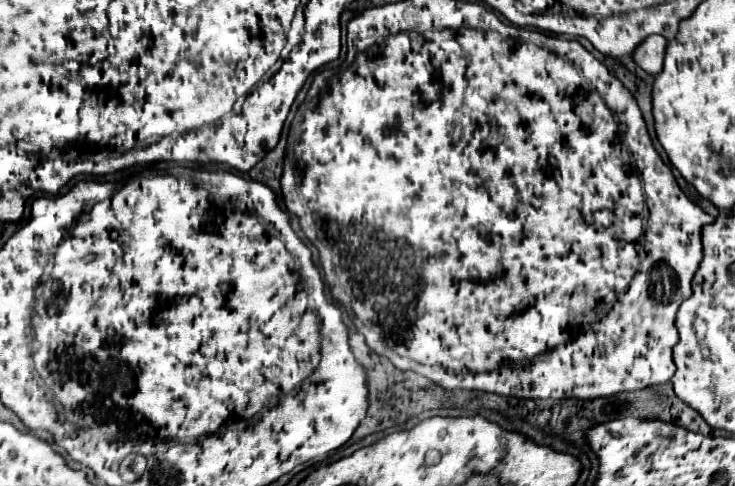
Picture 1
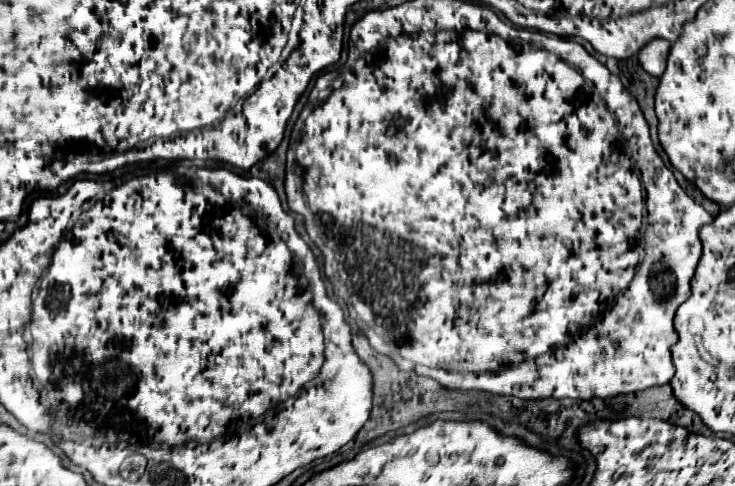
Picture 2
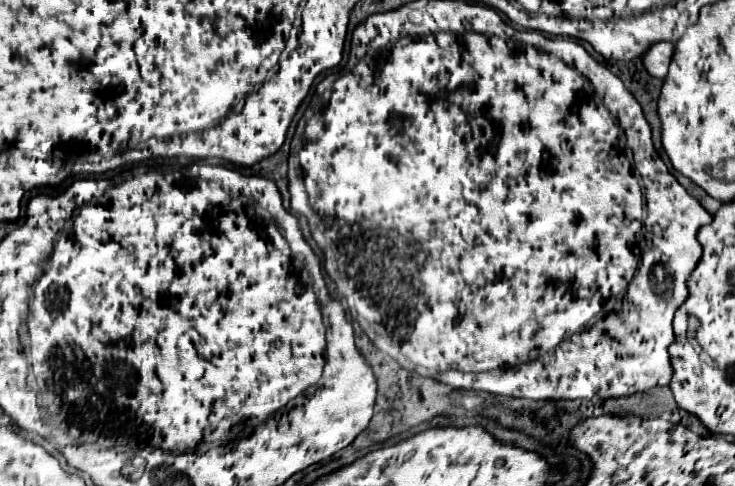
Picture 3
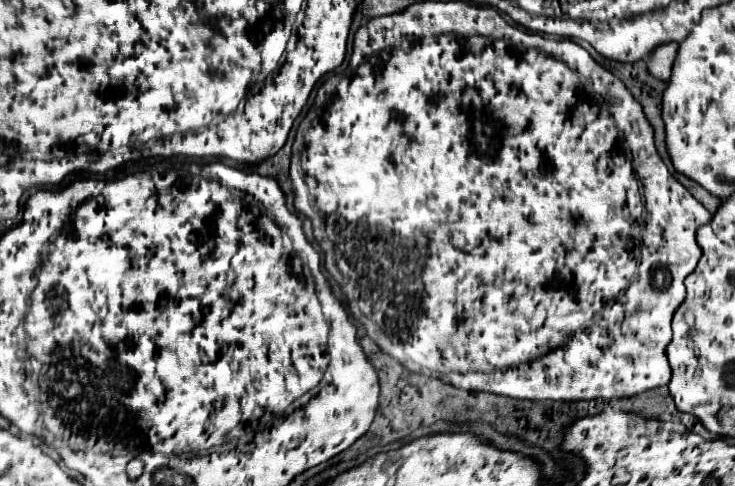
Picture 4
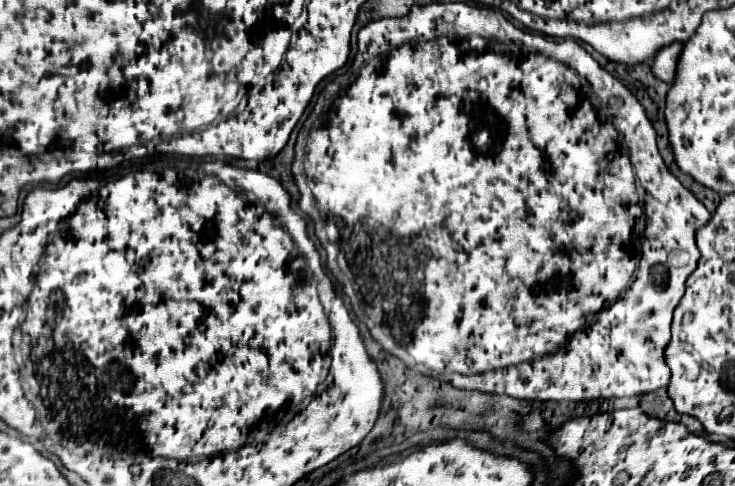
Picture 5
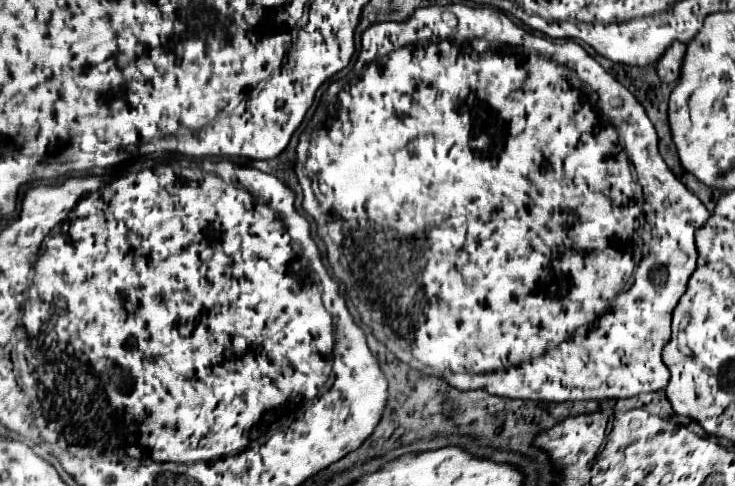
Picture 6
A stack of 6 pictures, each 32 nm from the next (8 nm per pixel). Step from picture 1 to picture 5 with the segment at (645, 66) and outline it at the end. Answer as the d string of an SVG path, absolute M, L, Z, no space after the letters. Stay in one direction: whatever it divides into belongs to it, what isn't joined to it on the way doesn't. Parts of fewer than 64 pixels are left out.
M680 42L670 44L668 48L664 48L664 52L660 52L660 56L656 56L656 60L652 62L652 72L660 80L672 84L672 80L676 78L676 64L678 64L680 52L682 52L682 44Z

